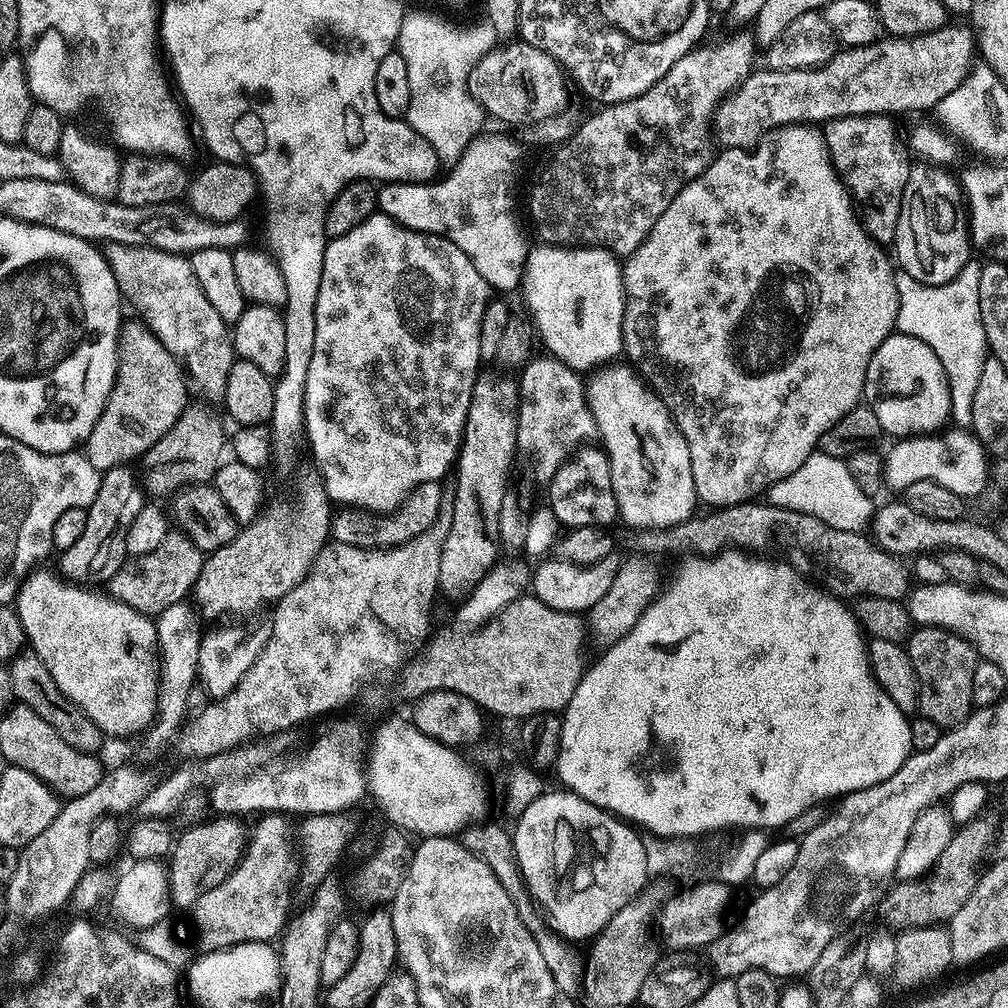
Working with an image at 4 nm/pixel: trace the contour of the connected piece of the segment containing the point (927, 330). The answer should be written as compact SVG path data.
M903 270L896 272L896 289L898 290L898 318L896 319L896 332L902 334L905 332L905 337L911 338L913 341L930 346L930 350L934 350L934 354L938 354L938 362L942 362L942 370L946 370L946 378L950 386L950 410L952 411L950 420L953 425L959 426L961 429L971 429L972 419L974 418L974 393L978 387L978 378L982 378L982 366L990 358L988 351L988 339L986 338L986 330L982 326L982 310L980 303L975 294L968 296L952 296L954 290L952 284L923 284L914 278L910 278L910 274L906 274Z

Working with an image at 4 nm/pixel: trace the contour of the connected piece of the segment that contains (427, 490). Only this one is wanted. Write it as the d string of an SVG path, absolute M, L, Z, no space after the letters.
M435 480L422 482L405 497L395 511L387 514L377 514L353 506L341 507L332 517L331 539L338 544L349 544L359 548L393 548L410 542L415 536L425 532L436 520L436 515L442 507L440 487Z

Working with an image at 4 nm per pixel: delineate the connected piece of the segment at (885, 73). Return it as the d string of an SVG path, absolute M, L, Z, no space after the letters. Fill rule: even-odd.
M949 22L945 24L943 28L939 28L933 32L927 32L921 36L914 36L911 38L906 36L893 36L891 38L881 38L875 40L872 44L863 44L857 48L851 46L845 47L843 50L837 51L832 59L827 60L826 63L820 65L818 68L799 68L798 70L786 70L785 72L782 70L774 70L773 68L763 70L764 72L754 70L736 87L735 92L729 92L723 100L719 101L714 115L714 132L718 137L718 140L718 135L720 135L721 145L723 145L724 148L751 149L753 146L759 144L766 132L770 132L774 128L781 128L784 124L810 124L813 126L820 126L827 121L837 120L843 116L870 116L875 114L897 114L896 112L912 111L924 112L927 108L929 111L935 109L936 104L942 102L942 98L946 98L946 94L950 94L950 90L958 90L958 86L969 74L974 63L972 52L974 56L976 51L976 41L971 27L964 25L963 28L960 24Z

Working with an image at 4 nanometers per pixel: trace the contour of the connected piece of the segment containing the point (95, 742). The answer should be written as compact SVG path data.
M36 655L17 656L8 664L8 673L10 674L10 686L14 686L15 699L21 704L30 706L30 710L34 710L34 714L38 714L38 718L43 718L49 726L54 726L54 734L58 734L62 742L74 746L74 750L93 754L101 751L99 748L106 743L104 731L94 722L90 722L90 718L86 718L84 711L74 702L70 702L70 698L62 694L62 690L58 690L58 682L54 682L50 670L46 670L46 666Z

